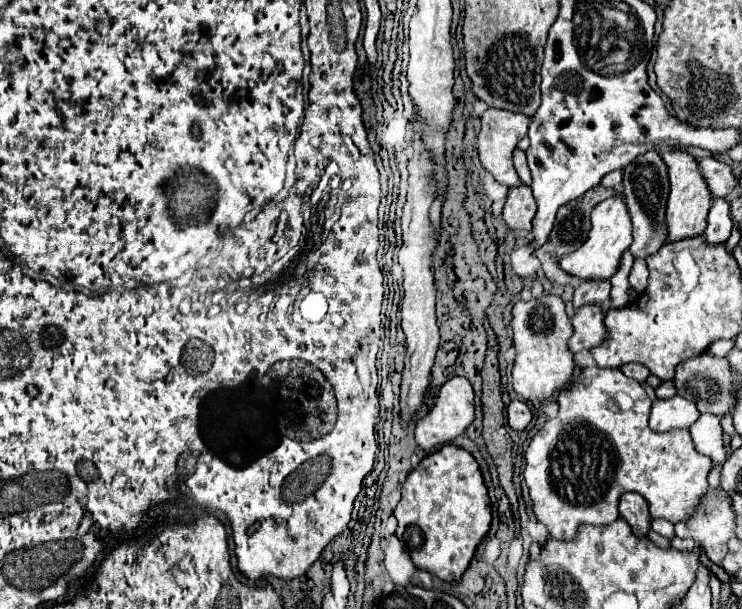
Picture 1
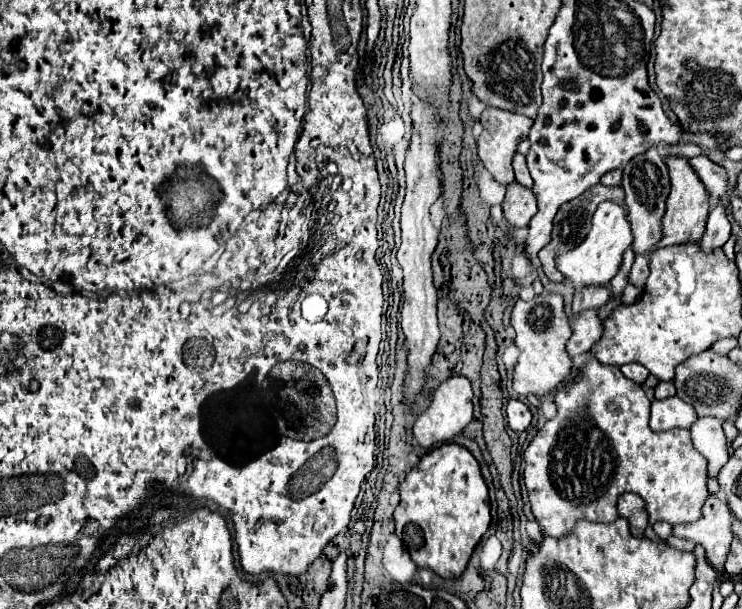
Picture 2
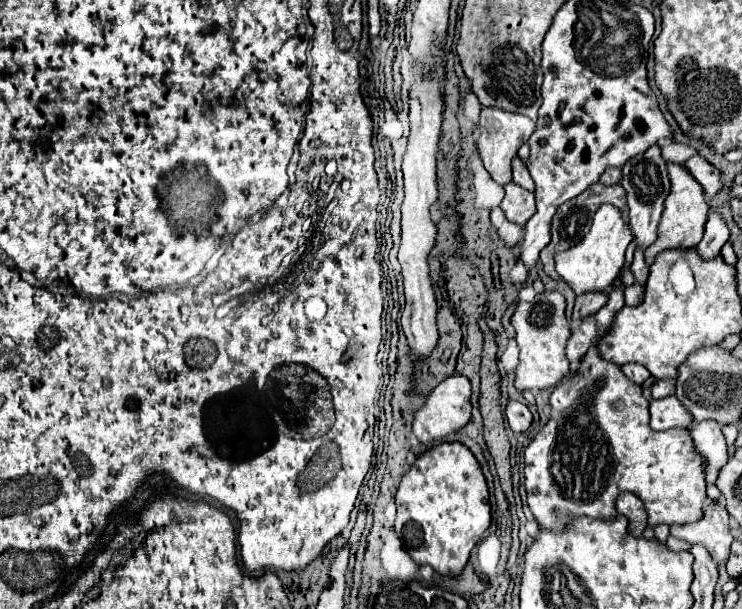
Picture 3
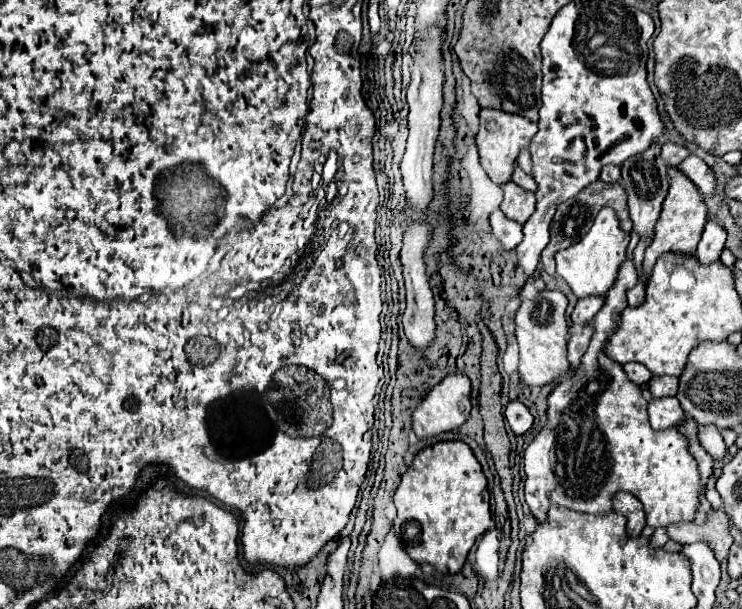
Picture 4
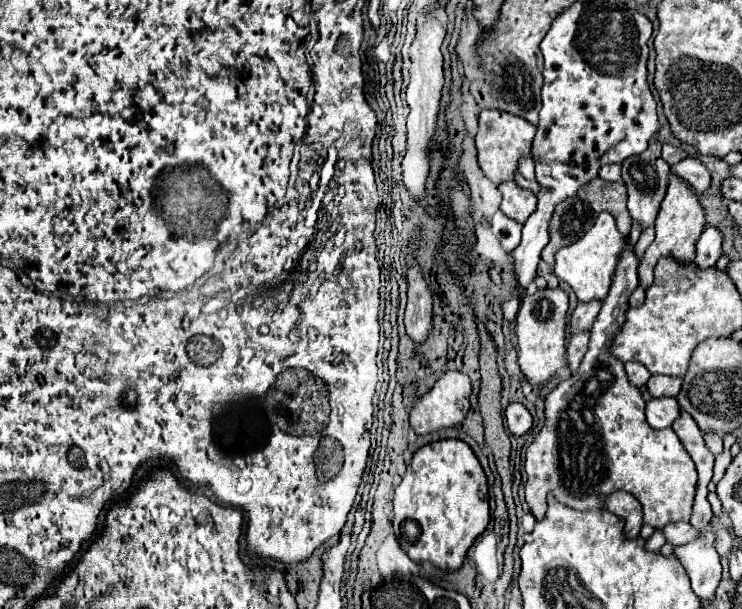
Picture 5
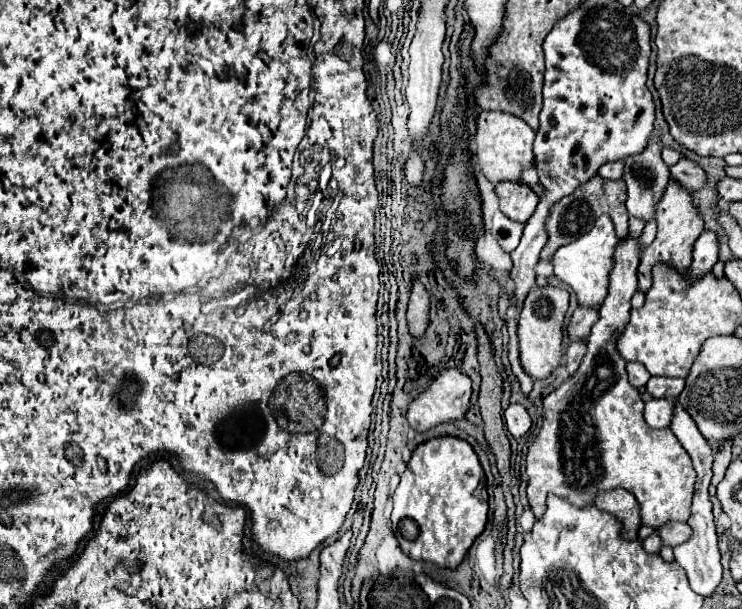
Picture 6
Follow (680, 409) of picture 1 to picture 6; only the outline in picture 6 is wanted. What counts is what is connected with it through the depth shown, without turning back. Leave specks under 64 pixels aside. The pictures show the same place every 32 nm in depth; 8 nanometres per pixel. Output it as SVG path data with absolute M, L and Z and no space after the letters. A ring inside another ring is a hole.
M670 398L646 402L646 408L644 408L646 424L650 428L668 428L672 422L672 416L674 416L674 406L676 406L676 402Z

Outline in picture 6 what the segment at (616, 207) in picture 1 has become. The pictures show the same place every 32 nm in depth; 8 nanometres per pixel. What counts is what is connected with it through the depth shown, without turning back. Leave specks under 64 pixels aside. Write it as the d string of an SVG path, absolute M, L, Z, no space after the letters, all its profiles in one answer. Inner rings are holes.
M602 214L588 234L584 234L570 246L562 246L556 250L552 258L554 276L558 276L576 292L580 306L600 306L604 302L608 294L608 276L614 268L614 250L620 242L622 240L616 236L612 218L608 214Z

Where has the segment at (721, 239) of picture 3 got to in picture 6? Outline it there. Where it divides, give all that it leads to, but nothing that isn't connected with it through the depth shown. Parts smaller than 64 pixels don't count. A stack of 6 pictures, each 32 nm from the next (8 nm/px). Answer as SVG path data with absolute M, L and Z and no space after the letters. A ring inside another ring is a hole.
M704 230L694 244L694 260L690 266L692 278L710 272L718 262L718 236L712 230Z

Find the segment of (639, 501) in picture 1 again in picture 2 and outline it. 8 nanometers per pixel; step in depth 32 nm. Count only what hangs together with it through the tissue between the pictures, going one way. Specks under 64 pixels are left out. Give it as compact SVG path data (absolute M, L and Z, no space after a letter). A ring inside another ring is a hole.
M622 494L618 500L618 514L628 520L630 532L636 538L644 536L644 530L648 528L648 512L646 512L646 502L638 494Z

